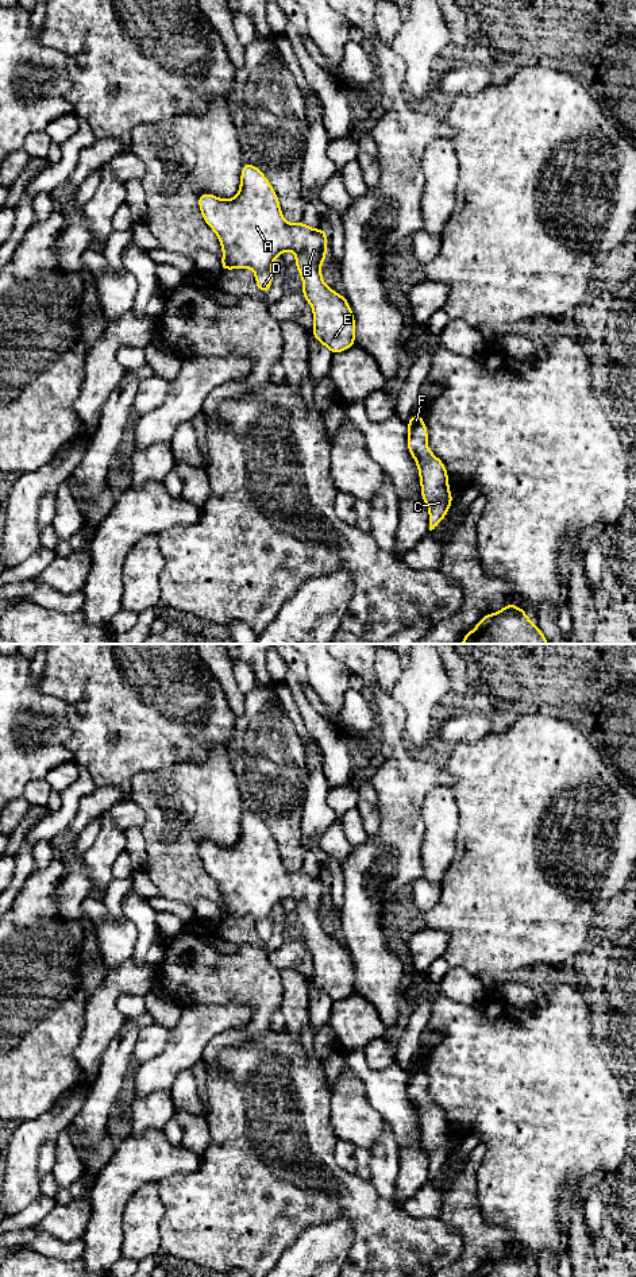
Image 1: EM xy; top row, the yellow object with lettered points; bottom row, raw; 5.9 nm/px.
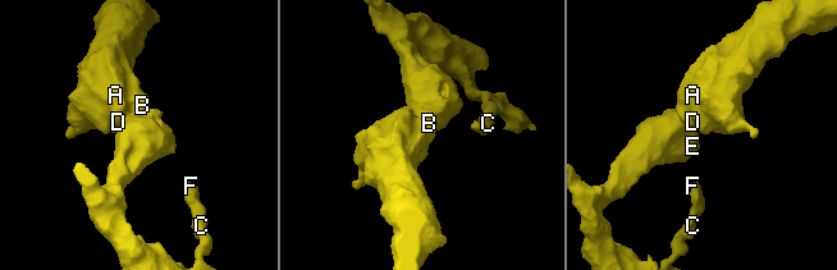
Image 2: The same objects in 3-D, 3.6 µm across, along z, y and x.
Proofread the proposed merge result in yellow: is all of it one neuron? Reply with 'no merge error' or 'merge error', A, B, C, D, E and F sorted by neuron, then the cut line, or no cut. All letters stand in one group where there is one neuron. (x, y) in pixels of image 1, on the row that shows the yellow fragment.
no merge error; A B C D E F; no cut

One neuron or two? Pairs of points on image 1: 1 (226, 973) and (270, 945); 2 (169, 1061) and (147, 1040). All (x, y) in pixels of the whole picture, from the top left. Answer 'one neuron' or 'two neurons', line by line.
1: two neurons
2: two neurons

